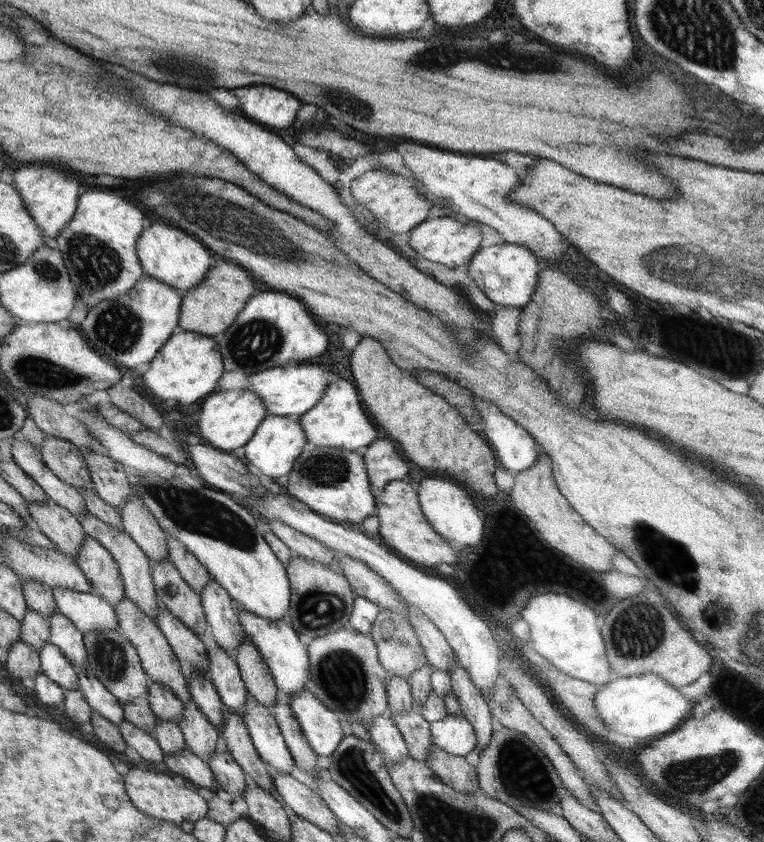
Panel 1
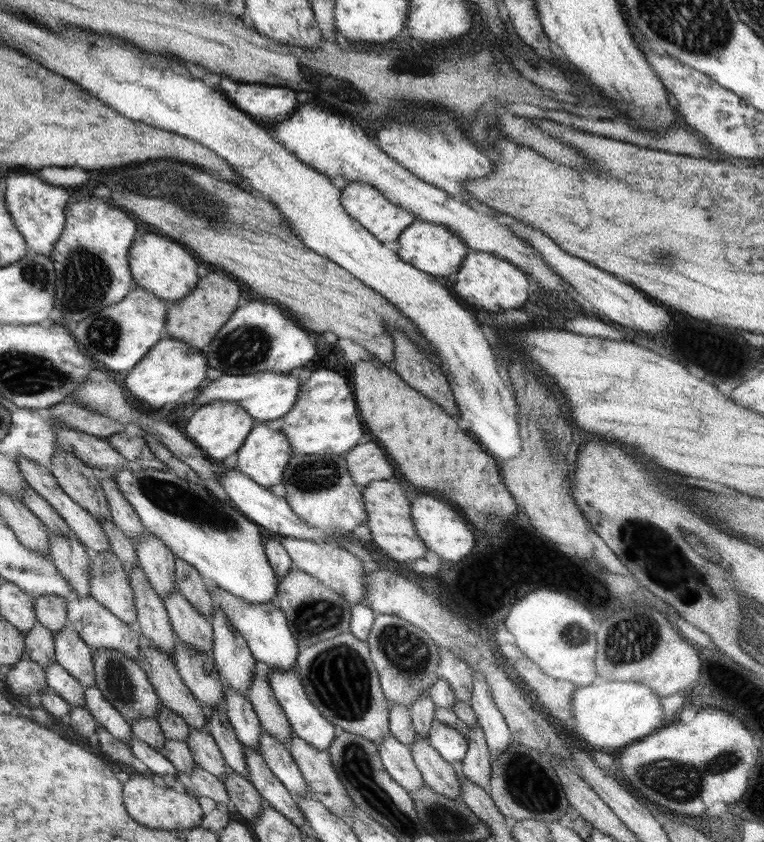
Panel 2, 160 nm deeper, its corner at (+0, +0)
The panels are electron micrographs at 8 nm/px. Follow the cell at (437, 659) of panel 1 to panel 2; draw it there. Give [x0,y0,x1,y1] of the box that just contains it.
[437,648,473,702]

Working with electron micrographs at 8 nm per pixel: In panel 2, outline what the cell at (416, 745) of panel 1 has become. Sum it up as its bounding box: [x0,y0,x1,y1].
[410,736,461,800]

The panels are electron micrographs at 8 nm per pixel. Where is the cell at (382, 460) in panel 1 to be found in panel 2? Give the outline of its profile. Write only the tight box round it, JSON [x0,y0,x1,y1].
[344,442,396,487]

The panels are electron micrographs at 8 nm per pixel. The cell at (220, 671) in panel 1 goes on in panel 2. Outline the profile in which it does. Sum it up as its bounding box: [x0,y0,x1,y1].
[221,687,262,751]

